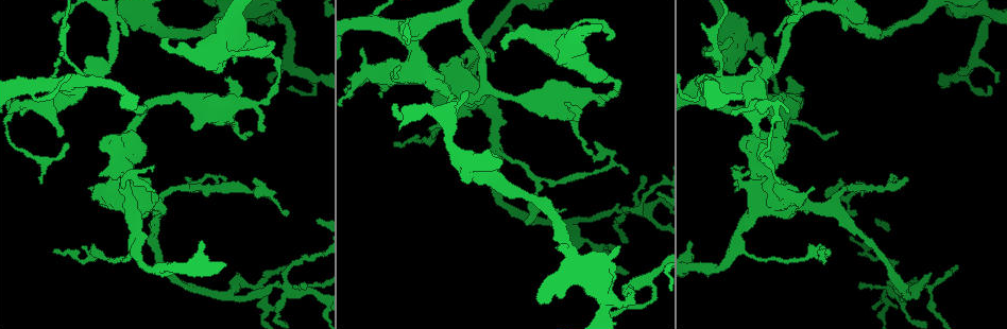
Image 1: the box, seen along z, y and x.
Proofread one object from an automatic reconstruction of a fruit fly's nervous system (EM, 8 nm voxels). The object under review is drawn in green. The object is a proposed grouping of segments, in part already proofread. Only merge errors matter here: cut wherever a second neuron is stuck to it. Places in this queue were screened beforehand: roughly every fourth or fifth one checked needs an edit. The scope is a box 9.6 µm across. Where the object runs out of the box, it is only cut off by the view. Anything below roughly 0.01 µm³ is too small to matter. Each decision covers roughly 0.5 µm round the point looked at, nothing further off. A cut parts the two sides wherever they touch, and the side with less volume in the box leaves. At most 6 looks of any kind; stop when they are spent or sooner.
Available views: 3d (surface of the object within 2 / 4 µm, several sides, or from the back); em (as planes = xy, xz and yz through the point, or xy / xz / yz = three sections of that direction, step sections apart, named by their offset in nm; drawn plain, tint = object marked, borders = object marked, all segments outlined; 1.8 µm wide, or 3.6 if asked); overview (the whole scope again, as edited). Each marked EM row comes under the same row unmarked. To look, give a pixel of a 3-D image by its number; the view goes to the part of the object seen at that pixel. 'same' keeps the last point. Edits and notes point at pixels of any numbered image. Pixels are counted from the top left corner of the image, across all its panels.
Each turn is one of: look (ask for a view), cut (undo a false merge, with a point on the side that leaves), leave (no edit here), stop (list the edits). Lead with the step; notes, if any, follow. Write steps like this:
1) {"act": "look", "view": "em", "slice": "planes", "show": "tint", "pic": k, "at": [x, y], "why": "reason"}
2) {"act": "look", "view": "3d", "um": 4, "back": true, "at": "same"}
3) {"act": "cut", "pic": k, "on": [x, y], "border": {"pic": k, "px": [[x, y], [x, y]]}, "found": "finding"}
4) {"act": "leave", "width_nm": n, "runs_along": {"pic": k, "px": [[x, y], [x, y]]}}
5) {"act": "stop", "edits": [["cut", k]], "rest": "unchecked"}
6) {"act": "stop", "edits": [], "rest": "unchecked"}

{"act": "look", "view": "3d", "um": 4, "pic": 1, "at": [555, 40], "why": "narrows sharply"}

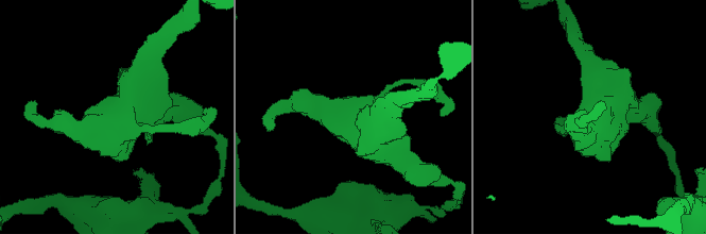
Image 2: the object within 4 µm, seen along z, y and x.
{"act": "look", "view": "em", "um": 3.6, "slice": "planes", "show": "tint", "pic": 2, "at": [123, 118], "why": "shape alone is not enough"}

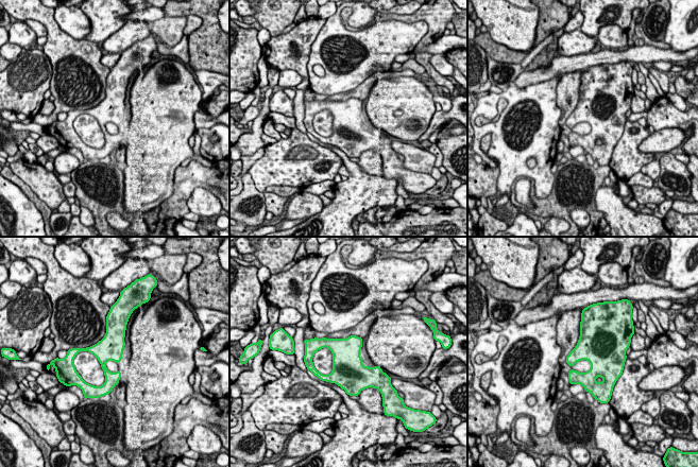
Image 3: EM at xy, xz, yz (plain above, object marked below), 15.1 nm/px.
{"act": "leave", "found": "one neuron here"}

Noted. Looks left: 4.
{"act": "look", "view": "em", "slice": "planes", "show": "tint", "pic": 1, "at": [536, 180], "why": "abrupt turn"}

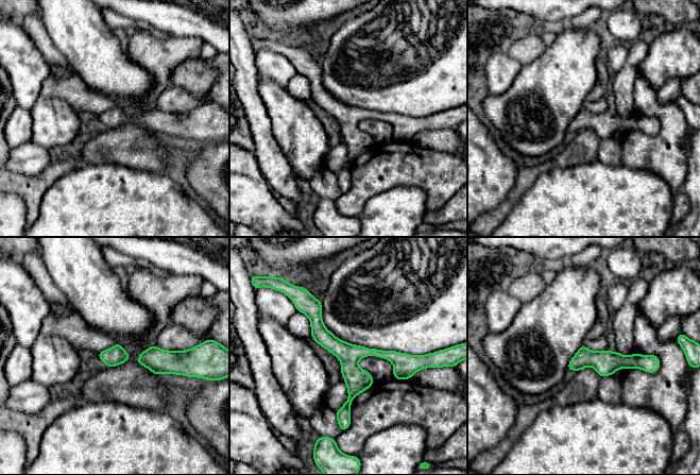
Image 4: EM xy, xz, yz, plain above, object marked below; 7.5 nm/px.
{"act": "leave", "runs_along": {"pic": 4, "px": [[305, 310], [344, 352], [412, 361]]}, "found": "one neuron here"}

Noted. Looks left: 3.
{"act": "look", "view": "em", "slice": "yz", "step": 4, "show": "tint", "pic": 1, "at": [891, 285], "why": "a fork"}

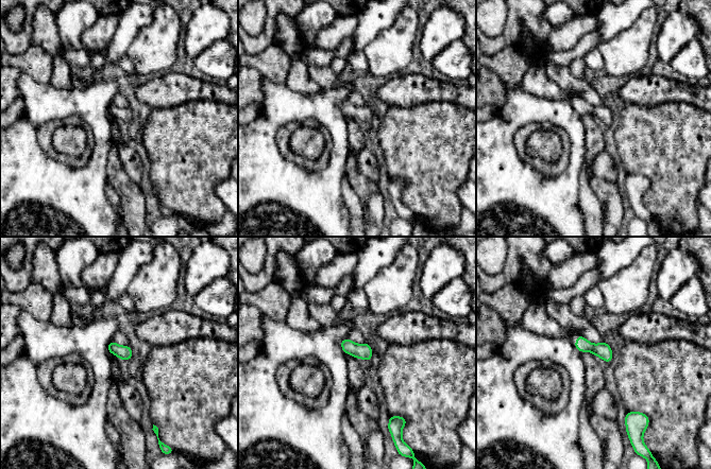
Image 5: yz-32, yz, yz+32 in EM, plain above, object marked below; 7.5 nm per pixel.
{"act": "look", "view": "em", "slice": "planes", "show": "tint", "at": "same", "why": "cut it another way"}

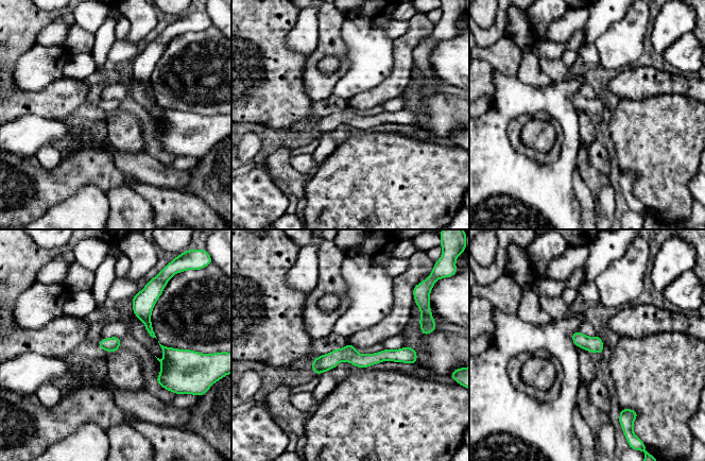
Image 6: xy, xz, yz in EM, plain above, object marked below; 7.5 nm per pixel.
{"act": "leave", "runs_along": {"pic": 6, "px": [[413, 359], [336, 356], [314, 366]]}, "found": "one neuron here"}

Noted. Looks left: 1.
{"act": "stop", "edits": [], "rest": "unchecked"}

